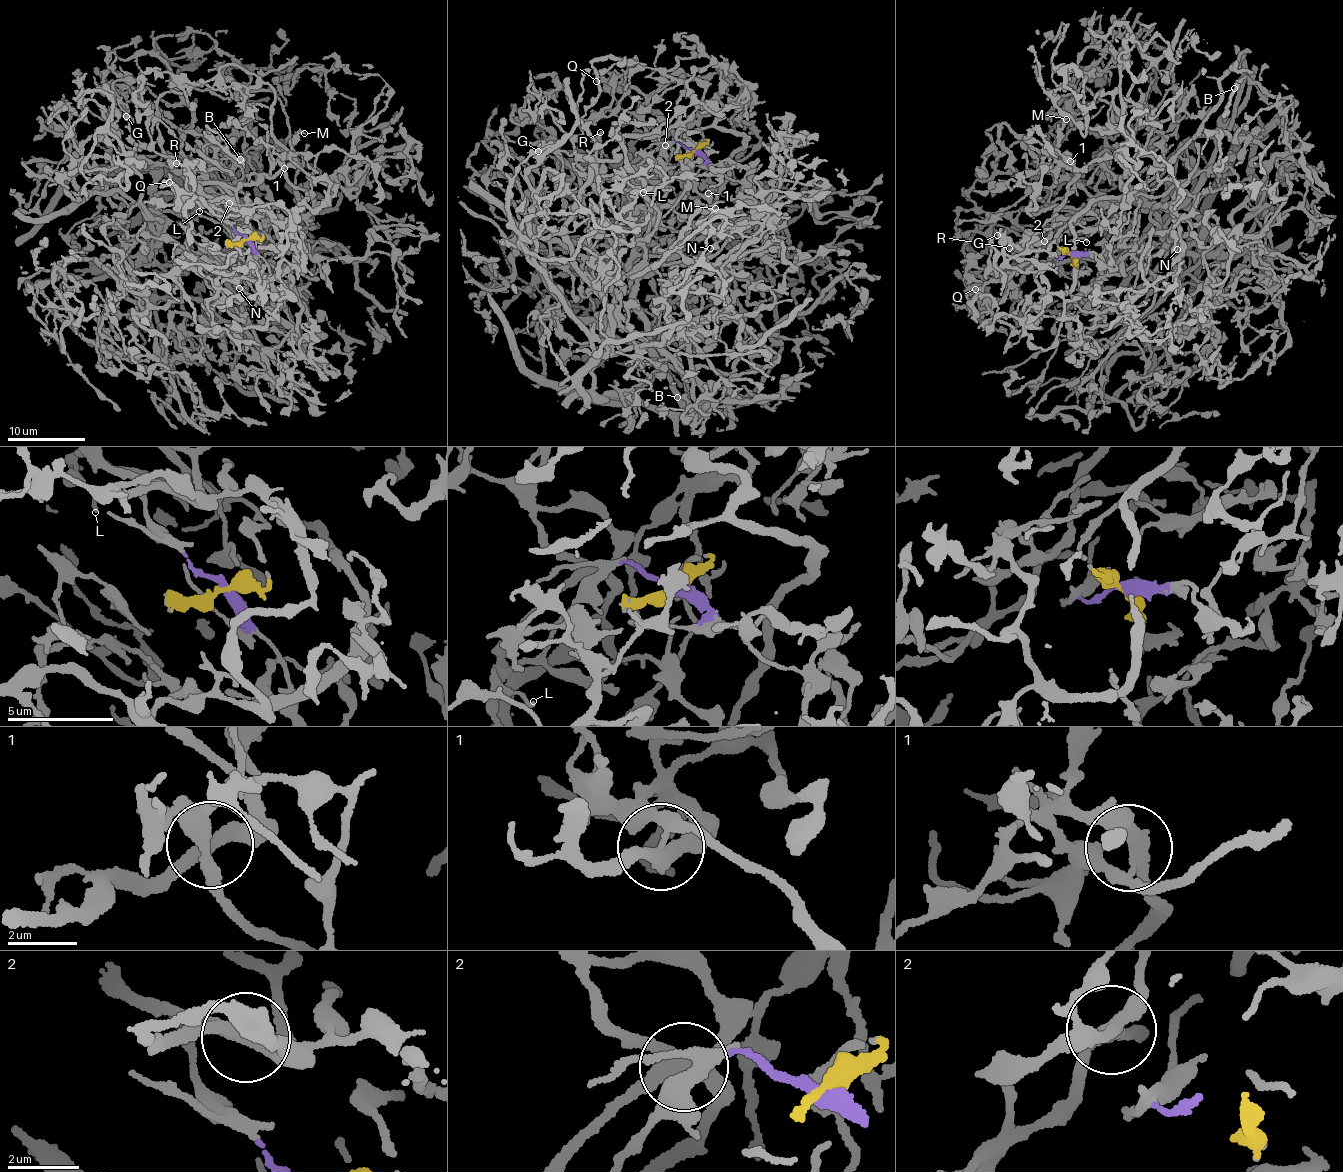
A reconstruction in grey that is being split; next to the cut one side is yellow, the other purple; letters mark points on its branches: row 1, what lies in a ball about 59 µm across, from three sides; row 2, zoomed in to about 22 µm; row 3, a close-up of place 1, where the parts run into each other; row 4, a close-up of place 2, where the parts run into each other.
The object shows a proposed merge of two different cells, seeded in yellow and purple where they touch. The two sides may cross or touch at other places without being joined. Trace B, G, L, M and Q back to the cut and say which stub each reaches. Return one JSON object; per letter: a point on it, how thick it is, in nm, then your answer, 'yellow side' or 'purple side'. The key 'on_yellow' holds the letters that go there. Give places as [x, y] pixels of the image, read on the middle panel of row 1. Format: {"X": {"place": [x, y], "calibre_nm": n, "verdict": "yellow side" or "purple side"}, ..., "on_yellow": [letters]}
{"B": {"place": [677, 397], "calibre_nm": 110, "verdict": "yellow side"}, "G": {"place": [538, 151], "calibre_nm": 180, "verdict": "yellow side"}, "L": {"place": [643, 192], "calibre_nm": 170, "verdict": "purple side"}, "M": {"place": [715, 208], "calibre_nm": 170, "verdict": "purple side"}, "Q": {"place": [596, 81], "calibre_nm": 320, "verdict": "purple side"}, "on_yellow": ["B", "G"]}

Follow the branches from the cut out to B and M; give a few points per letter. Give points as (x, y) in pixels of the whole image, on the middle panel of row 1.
B: (693, 151), (707, 140), (695, 179), (597, 245), (586, 273), (602, 333), (676, 370), (686, 401), (677, 396)
M: (693, 151), (675, 143), (647, 176), (665, 183), (667, 165), (699, 197), (713, 185), (716, 208)

